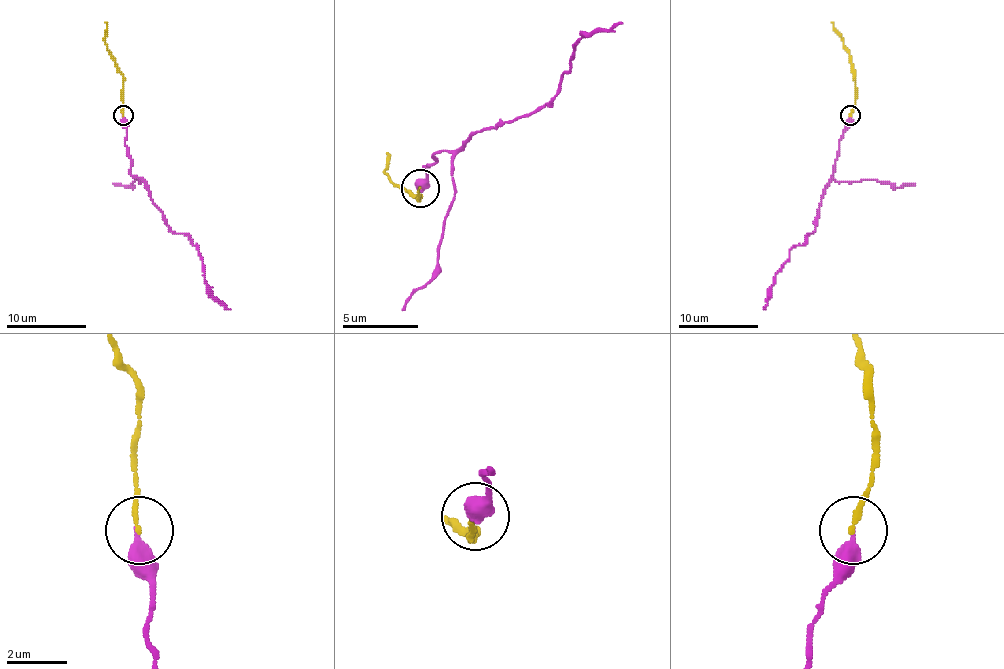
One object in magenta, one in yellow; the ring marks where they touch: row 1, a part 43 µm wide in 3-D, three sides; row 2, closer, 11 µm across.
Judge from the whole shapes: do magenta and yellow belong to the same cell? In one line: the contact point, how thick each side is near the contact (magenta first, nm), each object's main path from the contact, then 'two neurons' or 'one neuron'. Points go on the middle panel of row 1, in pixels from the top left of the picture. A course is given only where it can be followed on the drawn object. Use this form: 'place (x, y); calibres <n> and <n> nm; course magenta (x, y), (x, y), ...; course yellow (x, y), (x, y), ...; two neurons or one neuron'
place (420, 188); calibres 400 and 150 nm; course magenta (419, 189), (434, 155), (529, 117), (556, 94), (582, 38), (624, 22); course yellow (419, 189), (419, 201), (419, 197), (385, 174), (385, 151); one neuron

